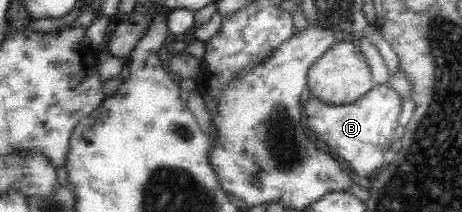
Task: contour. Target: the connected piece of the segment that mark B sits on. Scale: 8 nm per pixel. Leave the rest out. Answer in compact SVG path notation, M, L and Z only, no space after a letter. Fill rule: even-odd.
M384 84L384 86L376 85L370 92L360 97L356 104L348 104L348 106L327 106L311 97L310 102L304 107L306 125L314 135L315 142L326 144L329 150L328 153L344 163L344 166L348 168L355 180L356 178L372 178L372 176L377 176L378 172L386 165L384 153L392 146L392 139L395 138L400 101L400 95L387 84Z

